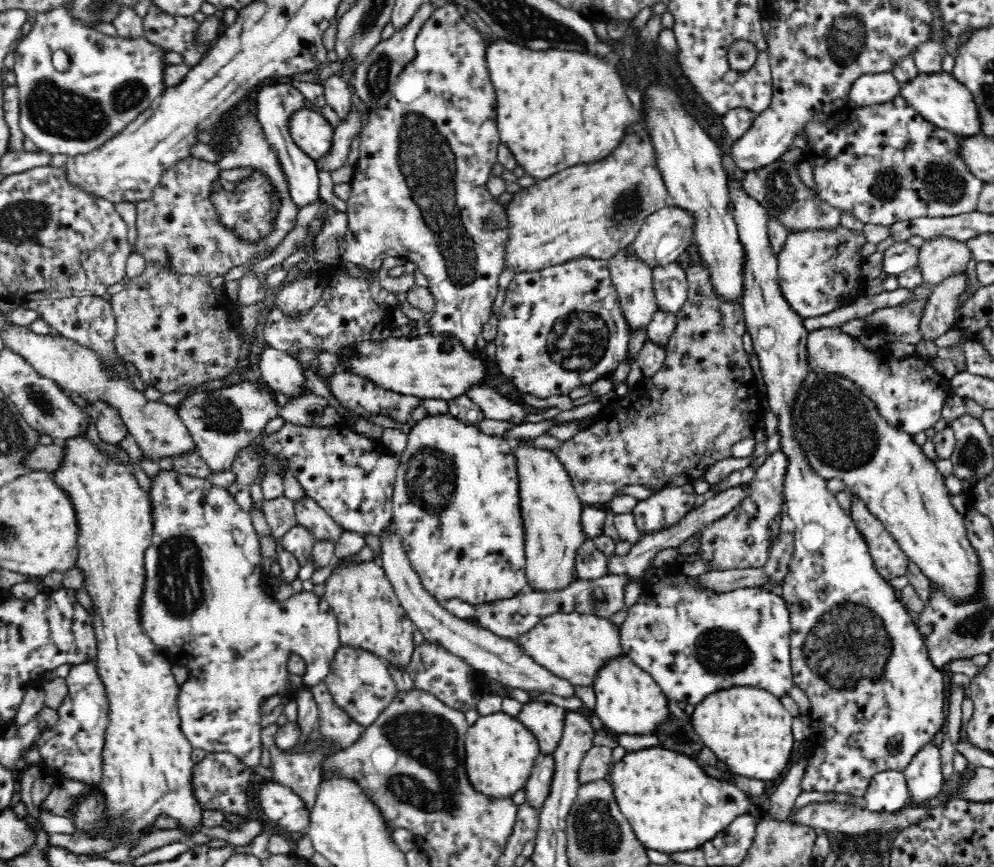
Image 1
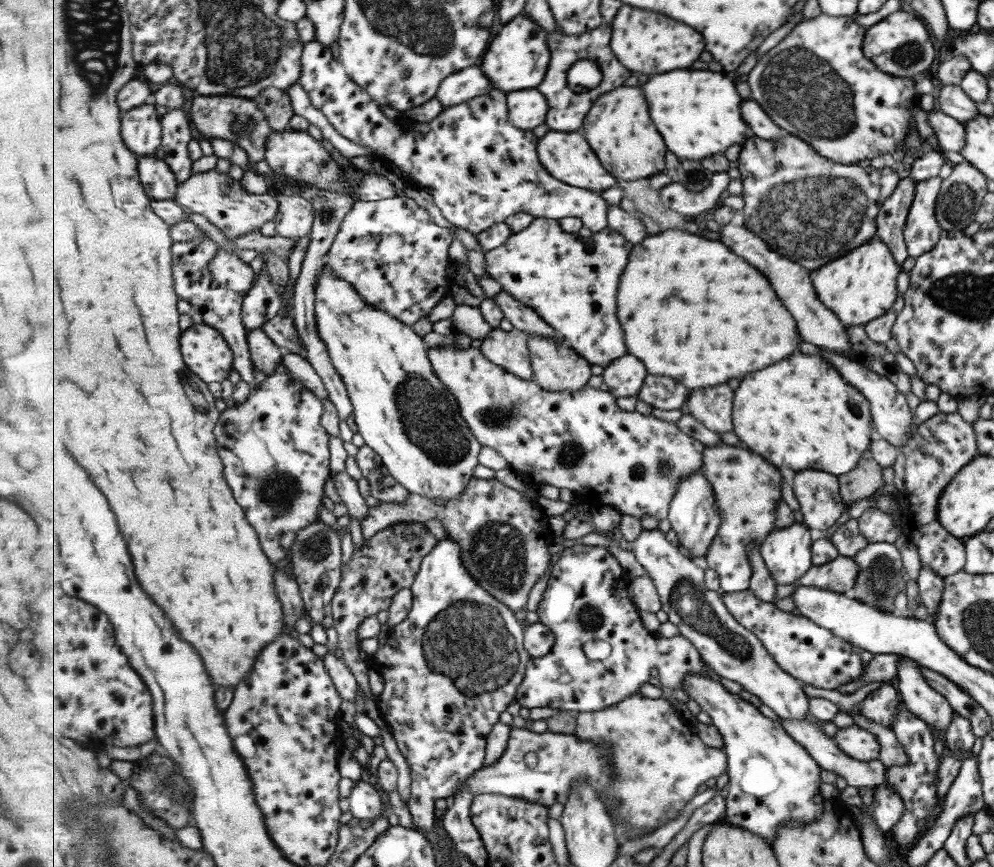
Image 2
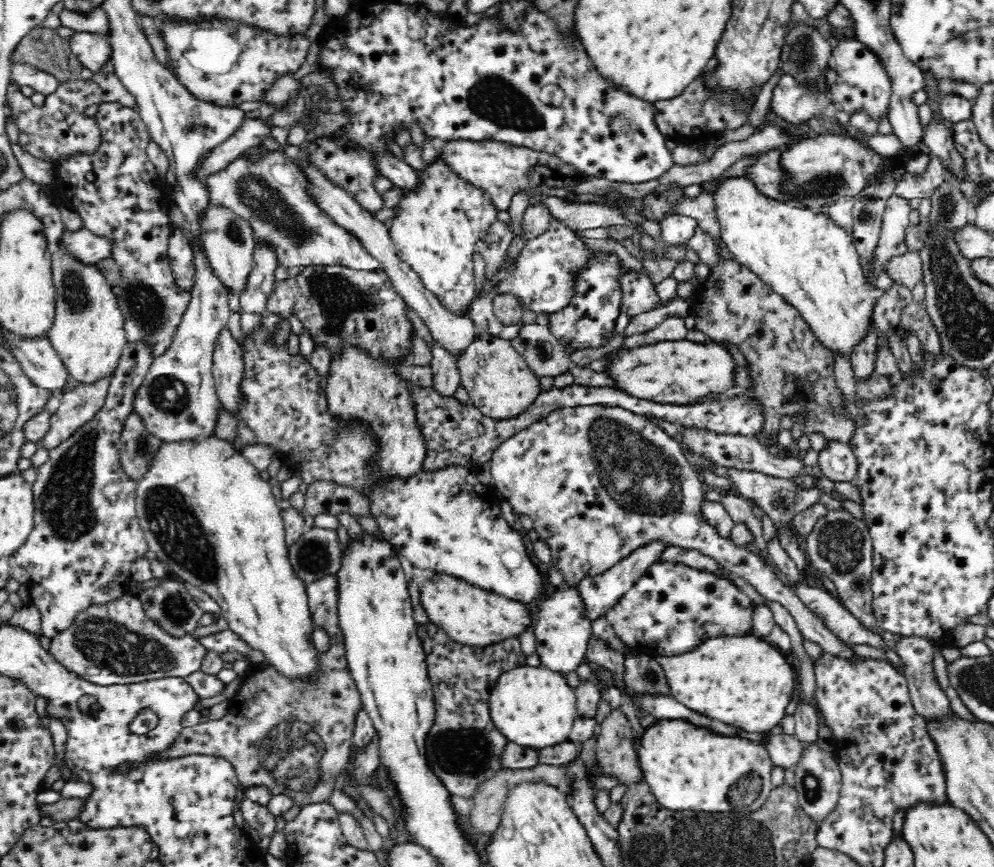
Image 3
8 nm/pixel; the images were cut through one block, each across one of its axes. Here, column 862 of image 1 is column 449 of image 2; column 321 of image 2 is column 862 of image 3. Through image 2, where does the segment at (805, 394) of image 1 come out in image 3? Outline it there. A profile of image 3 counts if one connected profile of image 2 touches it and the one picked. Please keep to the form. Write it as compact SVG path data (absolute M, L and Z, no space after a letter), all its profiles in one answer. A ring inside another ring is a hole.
M748 174L724 175L712 195L721 226L721 237L733 257L757 274L774 292L782 295L786 302L795 306L824 346L832 348L834 354L850 356L869 330L870 316L873 316L876 300L882 296L882 290L873 290L870 283L866 283L860 266L860 255L847 230L834 222L826 211L816 212L770 198Z

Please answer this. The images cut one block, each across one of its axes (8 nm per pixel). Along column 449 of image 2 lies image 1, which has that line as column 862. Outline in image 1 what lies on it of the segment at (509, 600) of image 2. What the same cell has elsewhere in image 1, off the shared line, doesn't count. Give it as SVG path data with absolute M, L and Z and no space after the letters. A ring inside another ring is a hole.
M851 494L851 519L868 543L876 570L888 581L906 574L908 557L890 535L886 527L878 520L856 494Z

